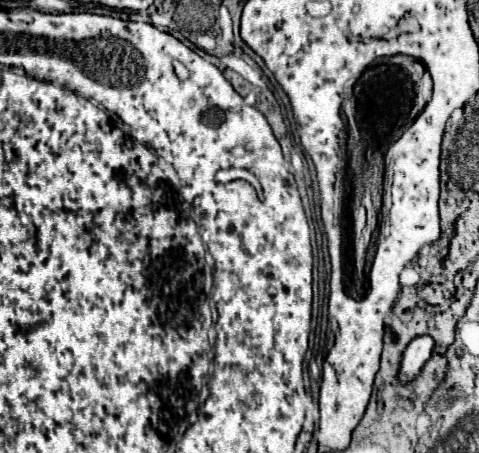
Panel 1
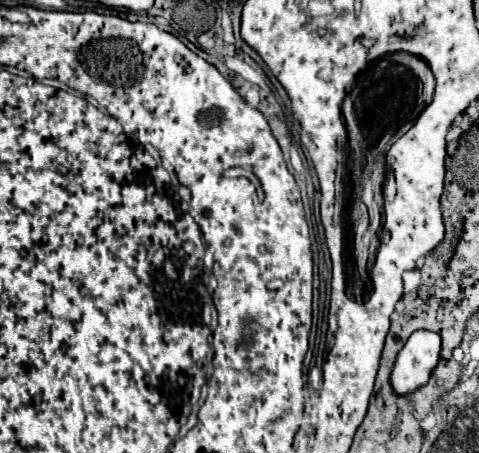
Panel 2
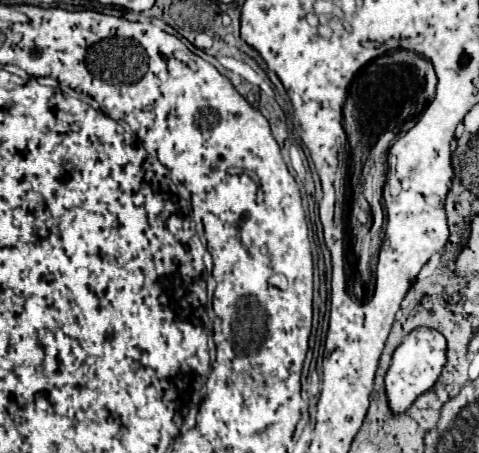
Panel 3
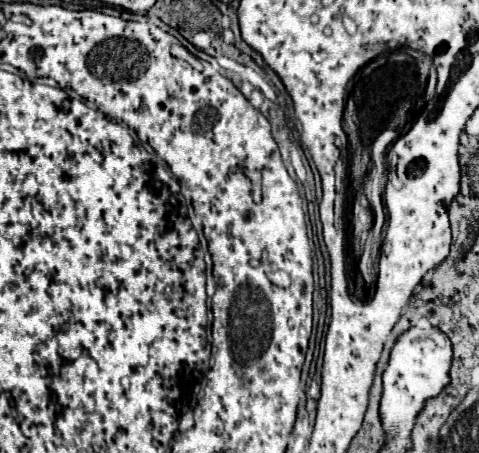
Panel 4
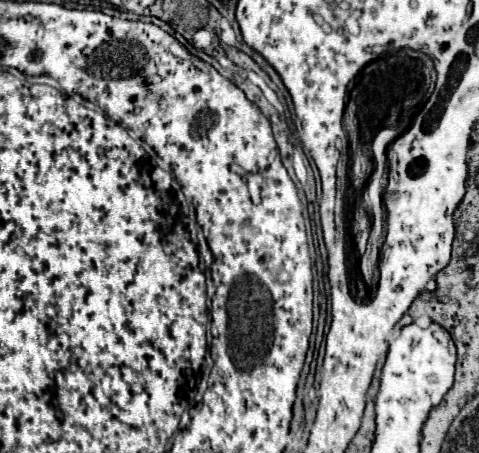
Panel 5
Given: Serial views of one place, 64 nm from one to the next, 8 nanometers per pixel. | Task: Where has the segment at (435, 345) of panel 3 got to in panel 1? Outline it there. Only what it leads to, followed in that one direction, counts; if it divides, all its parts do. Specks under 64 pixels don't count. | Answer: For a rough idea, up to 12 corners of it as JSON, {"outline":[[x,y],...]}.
{"outline":[[416,336],[404,350],[398,380],[408,384],[432,358],[434,338]]}

